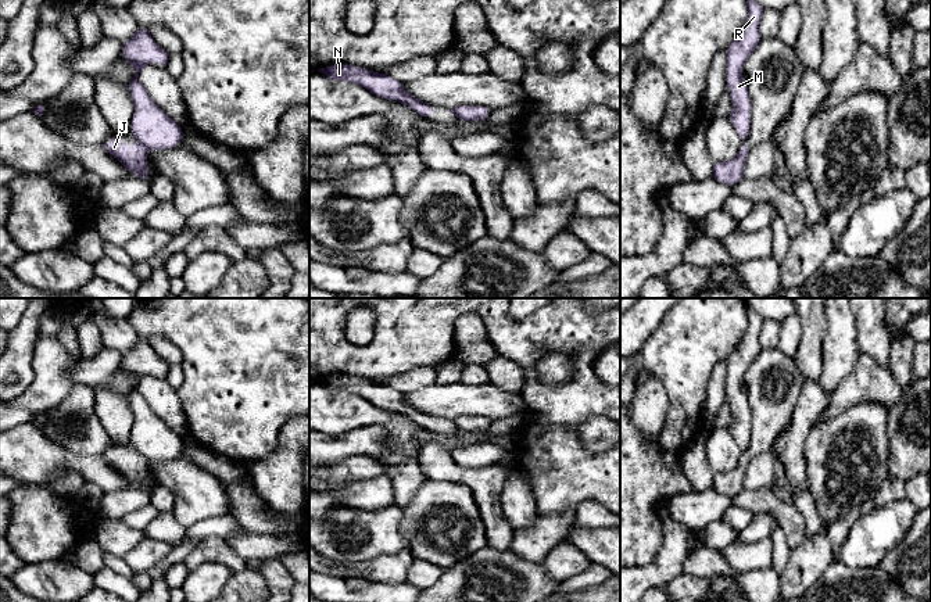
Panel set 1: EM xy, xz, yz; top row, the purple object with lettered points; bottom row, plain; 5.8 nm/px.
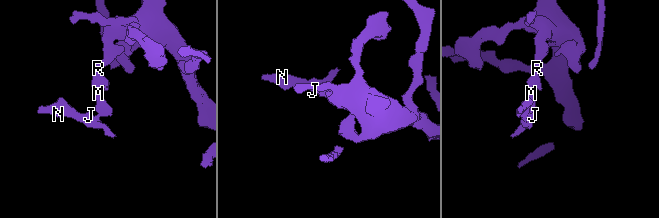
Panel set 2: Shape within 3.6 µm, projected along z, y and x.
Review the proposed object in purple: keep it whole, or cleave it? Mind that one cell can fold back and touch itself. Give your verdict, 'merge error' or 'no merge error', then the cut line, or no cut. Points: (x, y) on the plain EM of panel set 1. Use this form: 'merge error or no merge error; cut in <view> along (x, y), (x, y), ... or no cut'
merge error; cut in xy along (140, 452), (146, 461)

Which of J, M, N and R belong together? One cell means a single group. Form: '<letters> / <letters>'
J N / M R

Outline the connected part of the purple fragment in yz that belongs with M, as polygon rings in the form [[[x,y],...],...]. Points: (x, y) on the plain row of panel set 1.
[[[752,308],[746,309],[748,327],[738,347],[727,358],[726,391],[734,422],[727,427],[740,449],[745,452],[751,442],[752,413],[746,395],[741,391],[744,375],[762,348],[759,334],[765,319]]]

